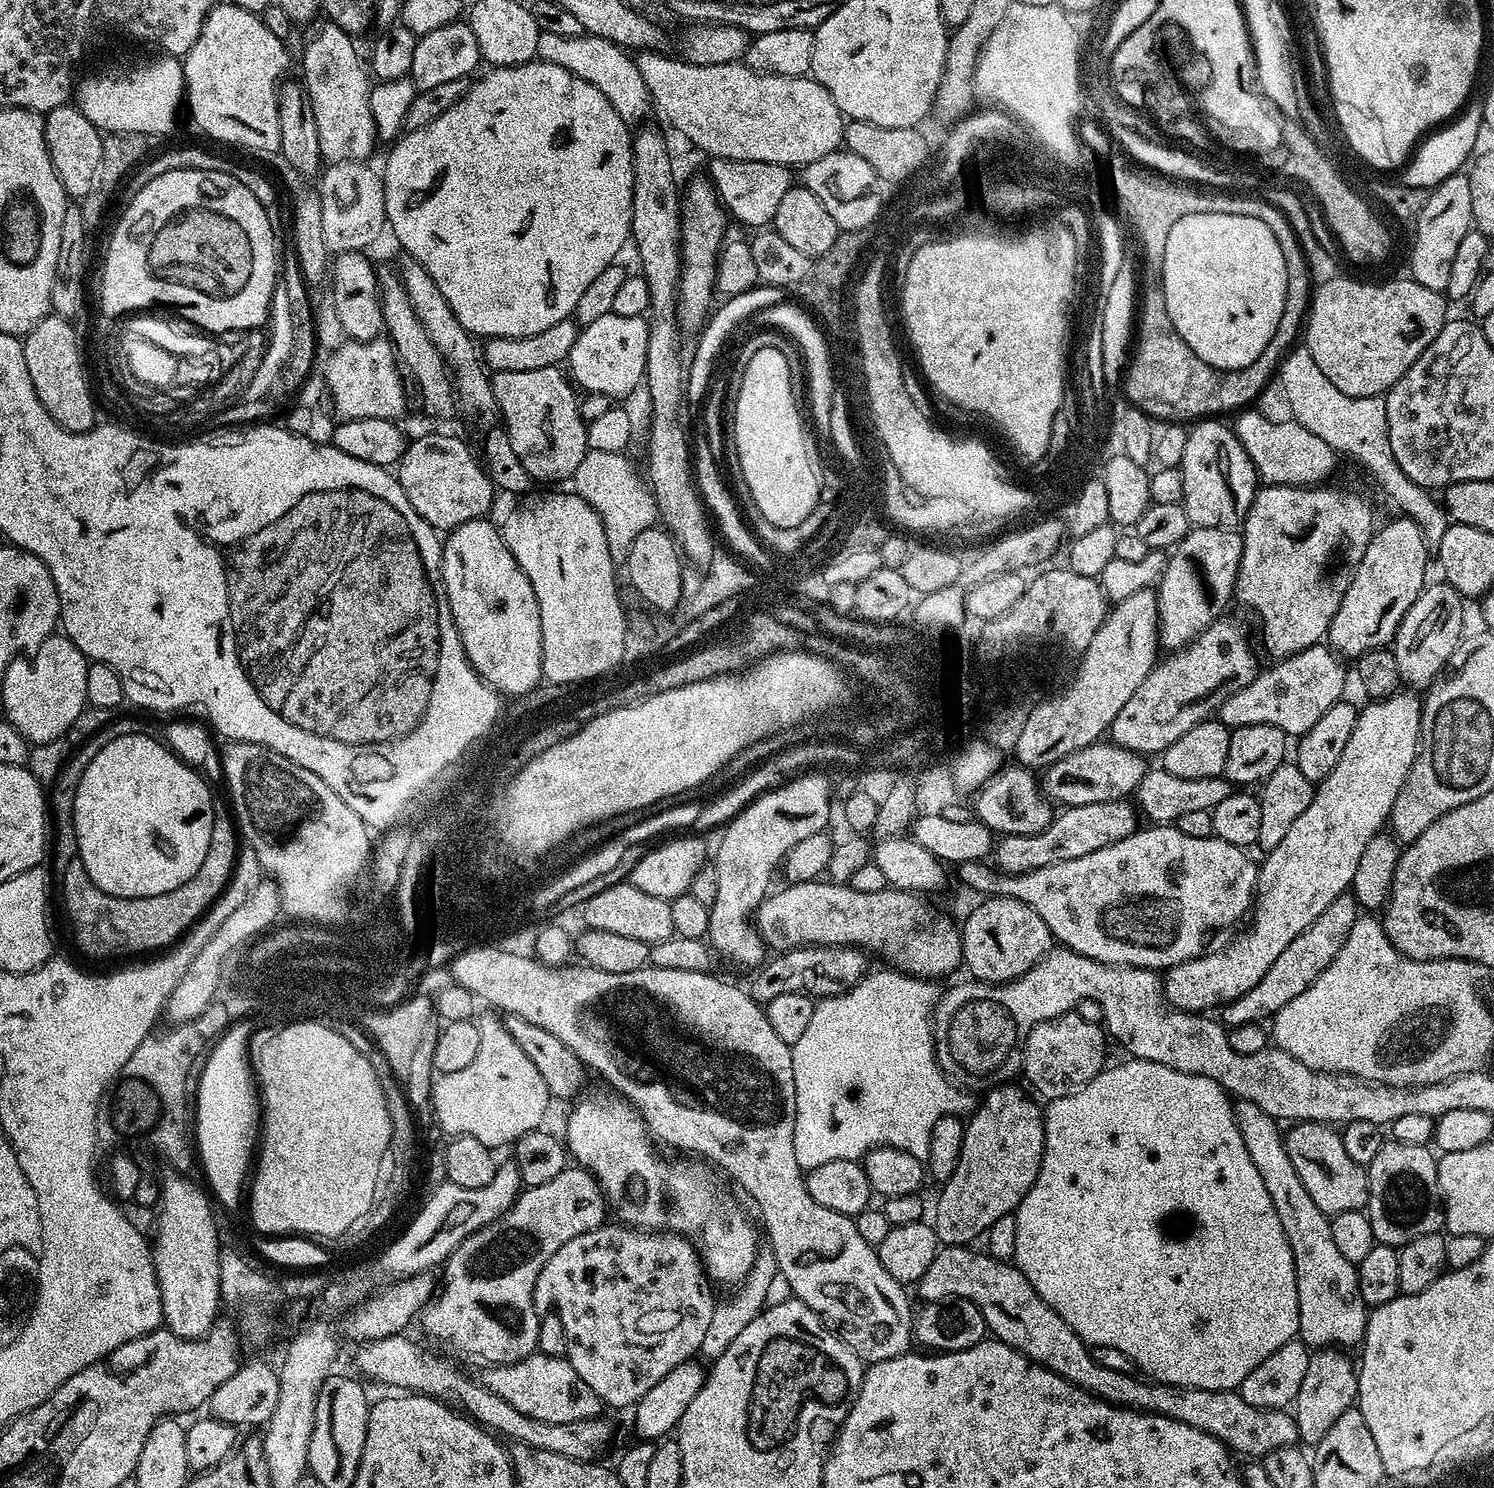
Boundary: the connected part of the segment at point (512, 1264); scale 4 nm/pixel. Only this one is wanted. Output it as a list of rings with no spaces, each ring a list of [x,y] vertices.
[[[569,1166],[562,1170],[562,1174],[558,1174],[558,1178],[553,1178],[551,1182],[546,1182],[543,1186],[534,1186],[533,1188],[524,1188],[520,1195],[516,1197],[515,1202],[510,1206],[510,1210],[506,1210],[506,1214],[499,1216],[494,1222],[490,1222],[482,1230],[478,1230],[474,1234],[470,1234],[460,1243],[459,1246],[448,1255],[447,1260],[442,1265],[444,1271],[444,1281],[441,1279],[438,1284],[438,1291],[428,1301],[424,1311],[418,1317],[418,1324],[424,1327],[424,1332],[432,1340],[437,1340],[444,1348],[449,1348],[456,1356],[461,1356],[464,1360],[481,1360],[484,1366],[495,1366],[498,1364],[516,1364],[520,1360],[524,1360],[527,1356],[533,1355],[537,1351],[539,1342],[539,1326],[541,1313],[536,1311],[533,1298],[536,1296],[536,1283],[538,1282],[538,1274],[542,1270],[542,1266],[546,1266],[546,1262],[550,1262],[550,1257],[556,1253],[561,1246],[566,1246],[566,1242],[570,1242],[570,1238],[578,1238],[578,1234],[586,1234],[590,1230],[599,1228],[605,1223],[606,1201],[604,1193],[600,1190],[600,1183],[592,1177],[591,1172],[587,1172],[585,1168],[579,1166]]]

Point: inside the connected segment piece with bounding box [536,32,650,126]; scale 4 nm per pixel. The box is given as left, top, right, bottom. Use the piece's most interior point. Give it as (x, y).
(605, 64)

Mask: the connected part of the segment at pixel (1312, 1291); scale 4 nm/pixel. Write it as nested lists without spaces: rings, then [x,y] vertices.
[[[1236,1100],[1234,1109],[1246,1151],[1266,1184],[1267,1193],[1274,1202],[1274,1209],[1282,1222],[1282,1230],[1294,1254],[1298,1286],[1299,1339],[1312,1350],[1333,1346],[1340,1350],[1352,1350],[1355,1344],[1357,1347],[1364,1339],[1370,1311],[1359,1293],[1357,1265],[1350,1263],[1338,1251],[1338,1245],[1330,1234],[1332,1221],[1328,1213],[1318,1210],[1314,1198],[1310,1198],[1306,1186],[1302,1186],[1302,1178],[1298,1178],[1298,1170],[1294,1170],[1290,1154],[1286,1154],[1285,1133],[1278,1121],[1249,1100]]]

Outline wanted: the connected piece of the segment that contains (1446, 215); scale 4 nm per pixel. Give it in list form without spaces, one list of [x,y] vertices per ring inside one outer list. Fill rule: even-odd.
[[[1463,171],[1455,172],[1429,191],[1426,206],[1422,206],[1422,214],[1414,222],[1414,228],[1416,237],[1412,240],[1411,279],[1430,290],[1443,293],[1446,281],[1450,278],[1454,253],[1462,243],[1462,238],[1466,238],[1466,234],[1474,228],[1470,206],[1470,182]]]

